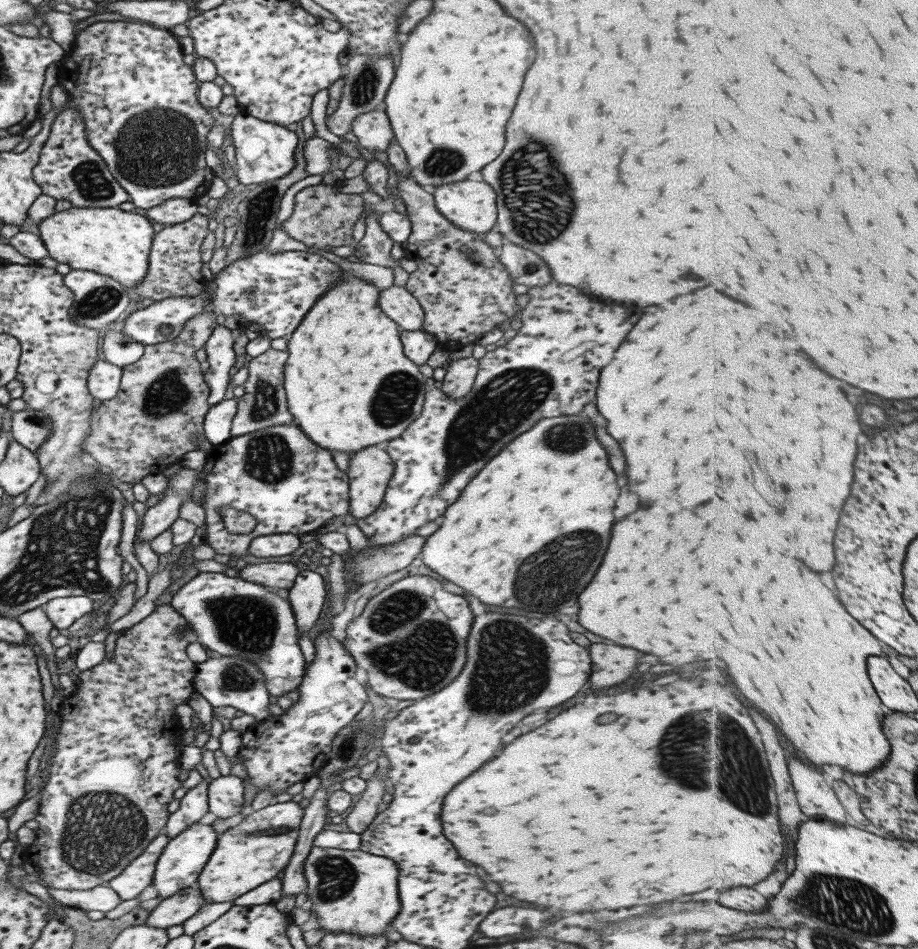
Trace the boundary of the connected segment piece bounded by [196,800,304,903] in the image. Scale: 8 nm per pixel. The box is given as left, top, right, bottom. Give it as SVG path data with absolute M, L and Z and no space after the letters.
M293 800L272 803L266 808L256 810L252 814L243 819L239 819L237 823L229 829L224 829L219 834L216 847L212 851L211 858L205 864L198 880L196 888L202 892L202 898L208 902L234 902L236 898L240 898L242 894L258 888L261 884L281 876L284 868L288 866L294 849L298 835L300 832L300 824L304 816L304 808L298 802Z

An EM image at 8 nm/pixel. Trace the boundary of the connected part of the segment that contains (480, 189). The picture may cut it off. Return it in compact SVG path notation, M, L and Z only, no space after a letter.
M466 179L442 184L442 186L436 186L433 196L438 212L443 214L444 218L452 222L454 226L458 226L460 230L483 236L486 232L490 232L497 222L497 194L486 182L470 182Z

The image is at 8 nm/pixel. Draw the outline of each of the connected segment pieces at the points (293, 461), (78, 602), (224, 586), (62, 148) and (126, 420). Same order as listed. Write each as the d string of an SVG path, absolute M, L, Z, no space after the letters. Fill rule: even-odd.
M296 423L262 428L213 445L208 452L203 471L206 482L205 503L202 504L205 510L205 544L212 547L216 555L240 557L247 553L250 543L256 537L284 533L300 536L322 528L332 517L342 517L350 512L349 476L346 472L338 470L333 452L322 450L322 446L312 442ZM224 506L251 514L256 520L254 529L248 534L230 533L220 515L220 508Z
M87 596L53 598L43 606L53 627L65 630L84 615L94 612L94 601Z
M202 572L190 582L184 584L172 596L171 606L190 623L190 629L194 629L196 639L203 646L227 657L242 657L248 661L254 661L258 669L264 673L265 686L273 700L298 689L302 685L307 663L304 660L300 644L300 634L296 626L296 618L289 600L270 592L268 587L247 582L239 577L230 578L226 574L216 572Z
M66 106L48 121L49 138L42 147L32 177L40 185L42 193L52 196L56 201L68 200L76 208L118 208L129 201L129 194L112 177L98 151L90 146L84 117L78 110Z
M204 309L186 321L177 338L156 345L146 345L143 355L132 364L123 366L120 388L110 400L102 401L96 412L90 416L90 432L84 440L84 451L89 459L95 460L102 469L114 476L117 482L136 484L148 474L160 474L167 467L179 463L182 456L196 450L198 436L204 436L203 422L211 407L208 405L210 388L204 381L196 351L206 346L215 323L214 310Z

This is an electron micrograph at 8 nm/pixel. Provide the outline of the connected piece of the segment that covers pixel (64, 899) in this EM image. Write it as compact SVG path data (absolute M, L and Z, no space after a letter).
M98 885L90 890L47 888L48 893L66 907L80 908L84 912L108 912L122 902L112 888Z

